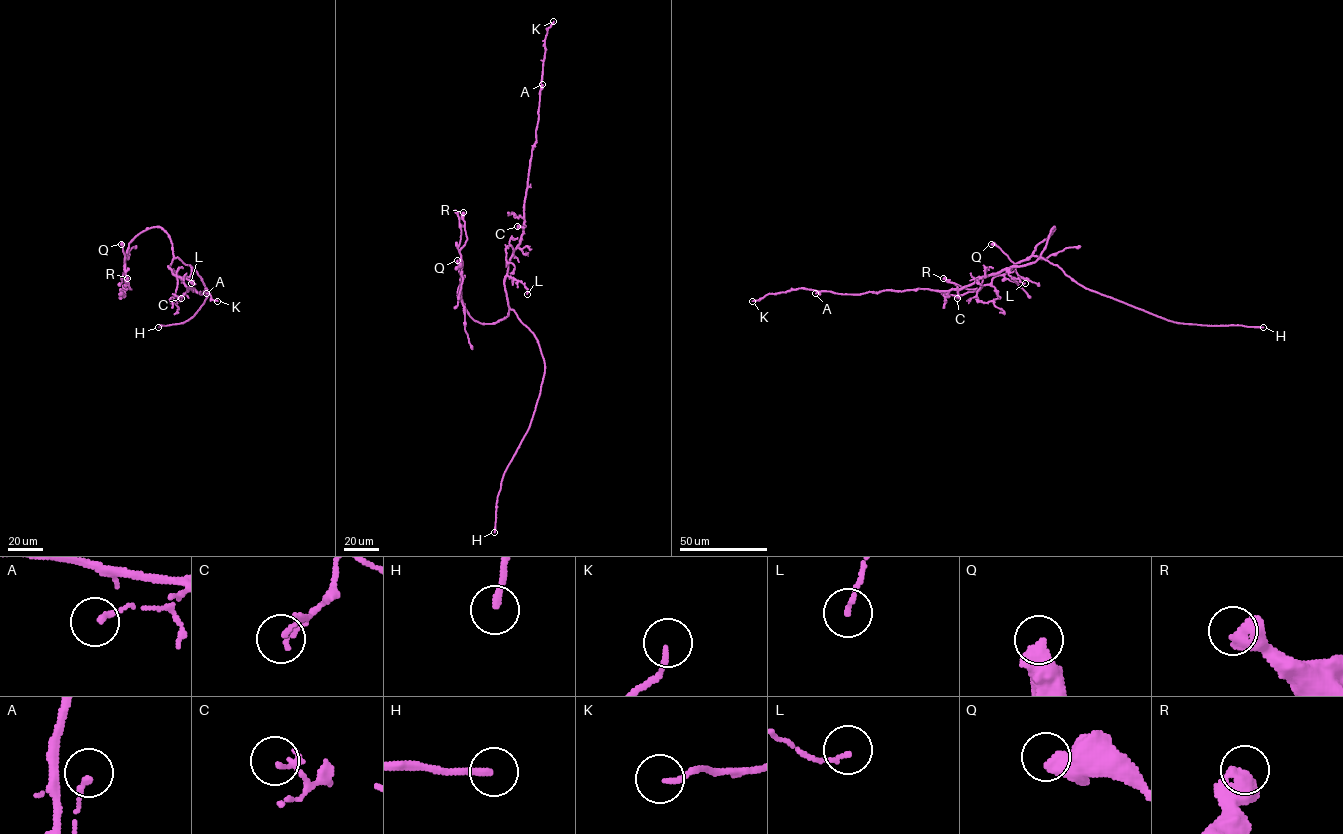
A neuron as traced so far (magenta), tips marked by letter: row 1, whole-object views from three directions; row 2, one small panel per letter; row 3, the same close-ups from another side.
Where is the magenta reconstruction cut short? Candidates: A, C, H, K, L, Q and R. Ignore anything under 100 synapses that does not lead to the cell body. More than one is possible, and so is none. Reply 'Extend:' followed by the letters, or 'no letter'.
Extend: H

